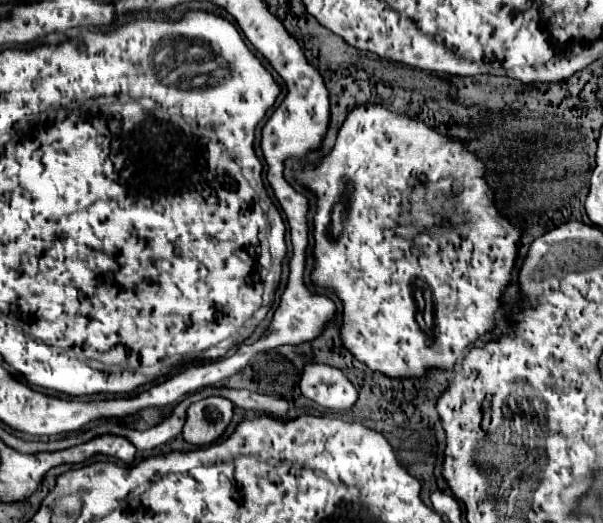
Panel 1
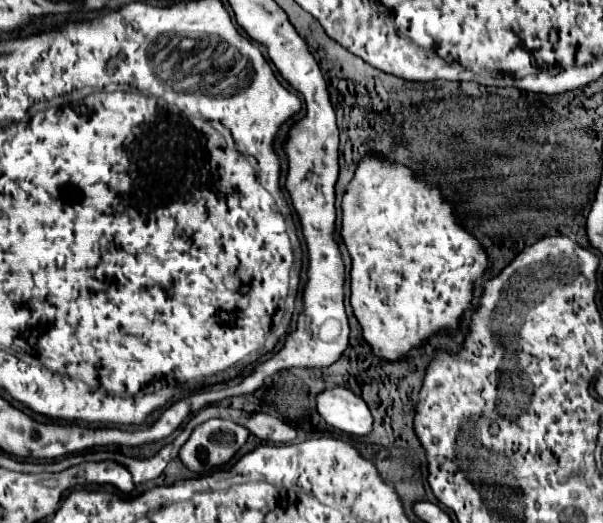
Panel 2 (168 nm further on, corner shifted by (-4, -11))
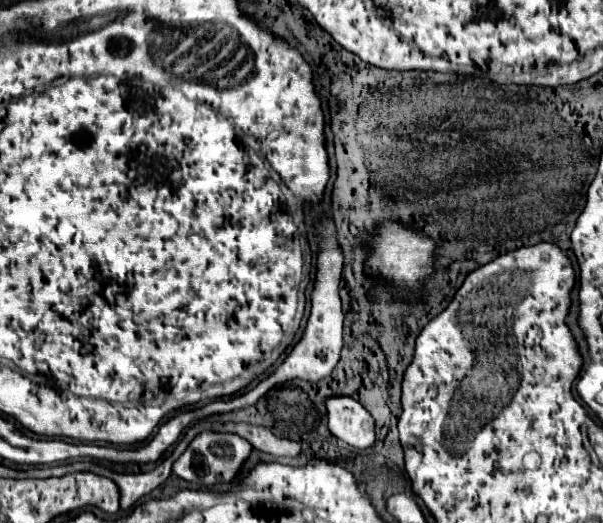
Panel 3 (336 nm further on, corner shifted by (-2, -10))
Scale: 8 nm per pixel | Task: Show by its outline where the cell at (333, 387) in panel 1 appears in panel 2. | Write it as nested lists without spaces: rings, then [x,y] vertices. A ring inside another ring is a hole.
[[[347,387],[325,389],[317,395],[317,411],[327,421],[347,435],[367,435],[371,431],[373,417],[367,403]]]

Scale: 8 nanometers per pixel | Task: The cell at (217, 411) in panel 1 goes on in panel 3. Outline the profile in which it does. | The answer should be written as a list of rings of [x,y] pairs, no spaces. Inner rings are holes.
[[[201,432],[183,452],[183,456],[173,464],[173,472],[197,488],[213,486],[217,482],[229,484],[241,472],[241,466],[249,458],[249,454],[251,454],[251,444],[239,438],[237,434]]]

